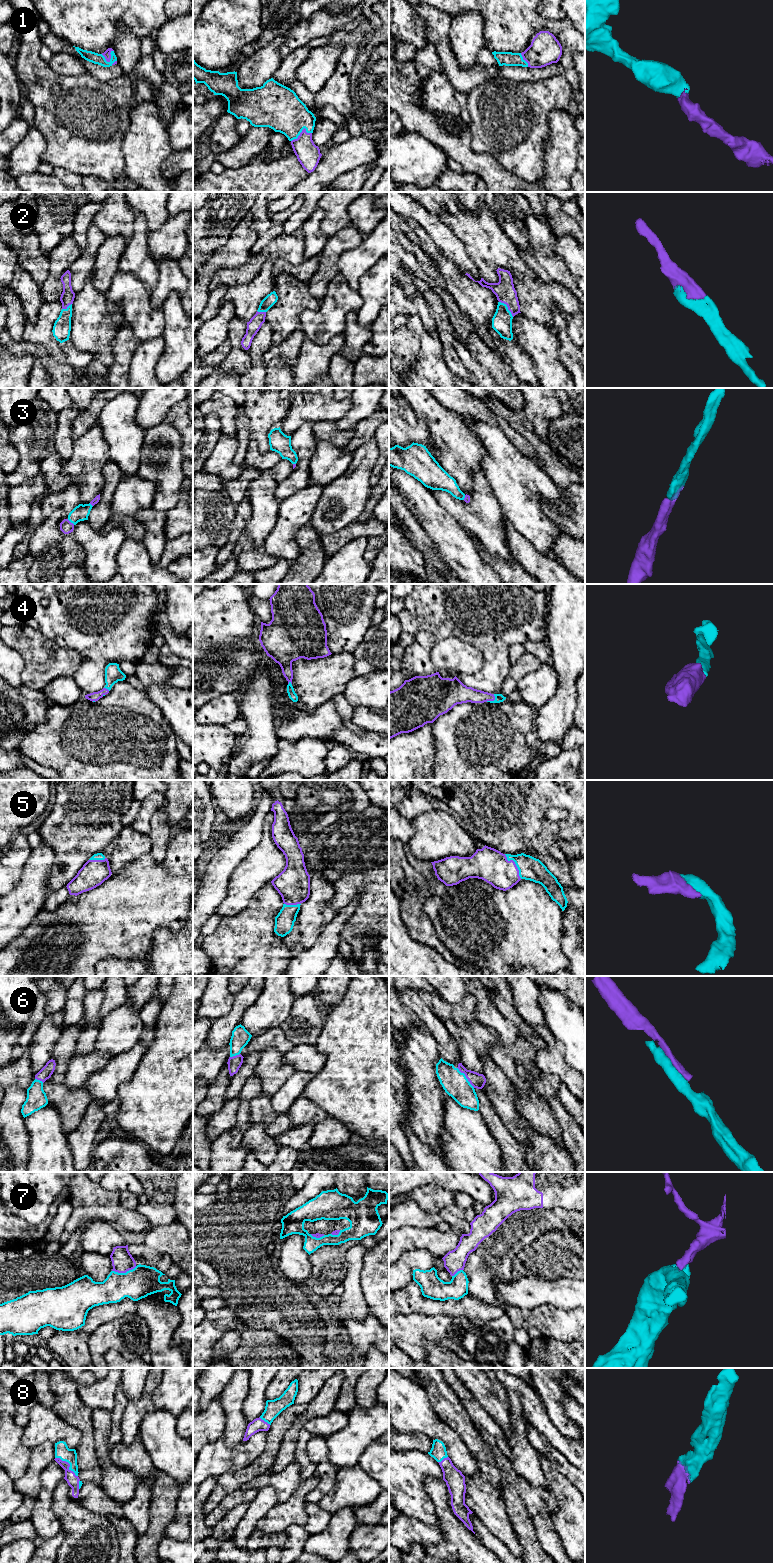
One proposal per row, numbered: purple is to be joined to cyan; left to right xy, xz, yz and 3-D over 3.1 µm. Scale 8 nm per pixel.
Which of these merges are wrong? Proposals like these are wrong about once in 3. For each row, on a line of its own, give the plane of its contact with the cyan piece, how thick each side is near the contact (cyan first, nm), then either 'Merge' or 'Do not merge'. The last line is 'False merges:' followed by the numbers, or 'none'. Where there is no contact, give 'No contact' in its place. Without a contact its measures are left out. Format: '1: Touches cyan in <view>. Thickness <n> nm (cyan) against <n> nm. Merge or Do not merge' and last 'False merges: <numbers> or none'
1: Touches cyan in xz. Thickness 340 nm (cyan) against 190 nm. Merge
2: Touches cyan in yz. Thickness 160 nm (cyan) against 160 nm. Merge
3: Touches cyan in xy. Thickness 130 nm (cyan) against 100 nm. Merge
4: Touches cyan in yz. Thickness 70 nm (cyan) against 140 nm. Merge
5: Touches cyan in yz. Thickness 190 nm (cyan) against 260 nm. Merge
6: Touches cyan in yz. Thickness 200 nm (cyan) against 120 nm. Merge
7: Touches cyan in xy. Thickness 240 nm (cyan) against 180 nm. Merge
8: Touches cyan in xy. Thickness 120 nm (cyan) against 100 nm. Merge
False merges: none

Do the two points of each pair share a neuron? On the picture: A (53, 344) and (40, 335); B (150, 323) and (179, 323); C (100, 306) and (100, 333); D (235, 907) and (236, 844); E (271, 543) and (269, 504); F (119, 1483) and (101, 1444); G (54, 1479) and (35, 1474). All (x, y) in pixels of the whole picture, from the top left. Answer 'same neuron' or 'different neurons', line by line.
A: same neuron
B: different neurons
C: same neuron
D: different neurons
E: different neurons
F: same neuron
G: different neurons

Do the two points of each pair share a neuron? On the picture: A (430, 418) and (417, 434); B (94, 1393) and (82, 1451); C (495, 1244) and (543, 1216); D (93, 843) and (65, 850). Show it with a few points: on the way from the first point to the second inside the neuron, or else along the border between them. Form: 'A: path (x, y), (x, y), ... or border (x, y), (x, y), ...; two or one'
A: border (418, 420), (427, 428), (434, 447); two
B: border (77, 1390), (79, 1398), (91, 1411); two
C: path (507, 1235), (519, 1223), (531, 1222); one
D: path (86, 843), (72, 843); one

